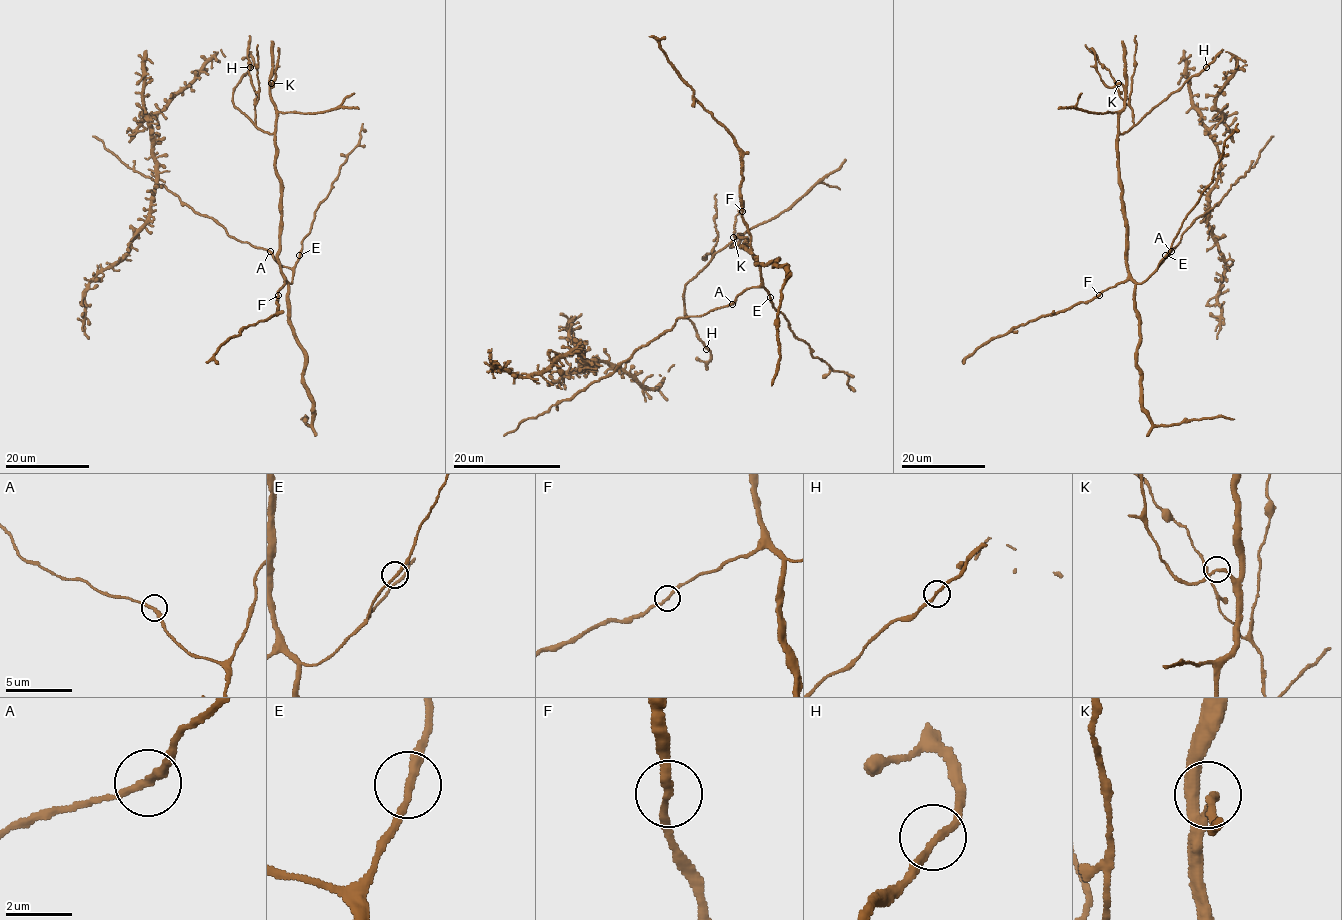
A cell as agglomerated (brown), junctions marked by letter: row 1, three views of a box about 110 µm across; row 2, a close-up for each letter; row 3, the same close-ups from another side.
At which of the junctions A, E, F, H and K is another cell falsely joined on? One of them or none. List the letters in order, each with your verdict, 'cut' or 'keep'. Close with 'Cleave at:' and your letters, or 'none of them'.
A: keep
E: keep
F: keep
H: keep
K: keep
Cleave at: none of them

